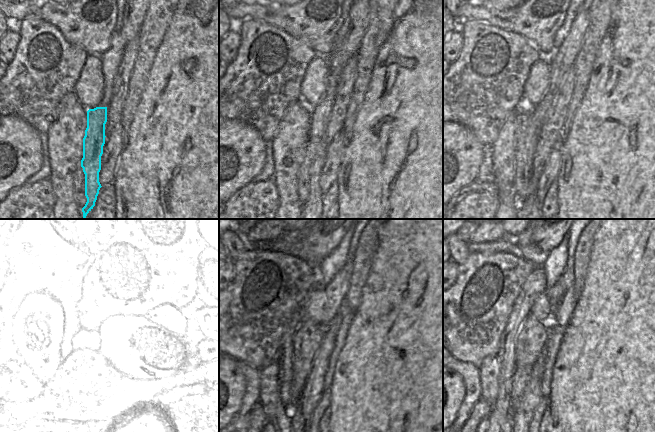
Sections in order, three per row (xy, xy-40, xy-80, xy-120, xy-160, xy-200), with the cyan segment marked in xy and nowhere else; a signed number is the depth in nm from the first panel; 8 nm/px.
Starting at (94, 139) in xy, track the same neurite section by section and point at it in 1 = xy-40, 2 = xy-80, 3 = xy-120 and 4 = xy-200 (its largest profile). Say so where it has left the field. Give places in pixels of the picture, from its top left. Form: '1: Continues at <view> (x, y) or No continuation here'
1: Continues at xy-40 (345, 48)
2: Continues at xy-80 (562, 59)
3: Continues at xy-120 (112, 289)
4: Continues at xy-200 (555, 293)

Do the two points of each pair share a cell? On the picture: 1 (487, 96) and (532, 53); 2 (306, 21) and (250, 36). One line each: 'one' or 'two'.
1: one
2: two

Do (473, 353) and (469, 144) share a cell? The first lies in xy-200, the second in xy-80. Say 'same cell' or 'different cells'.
different cells

